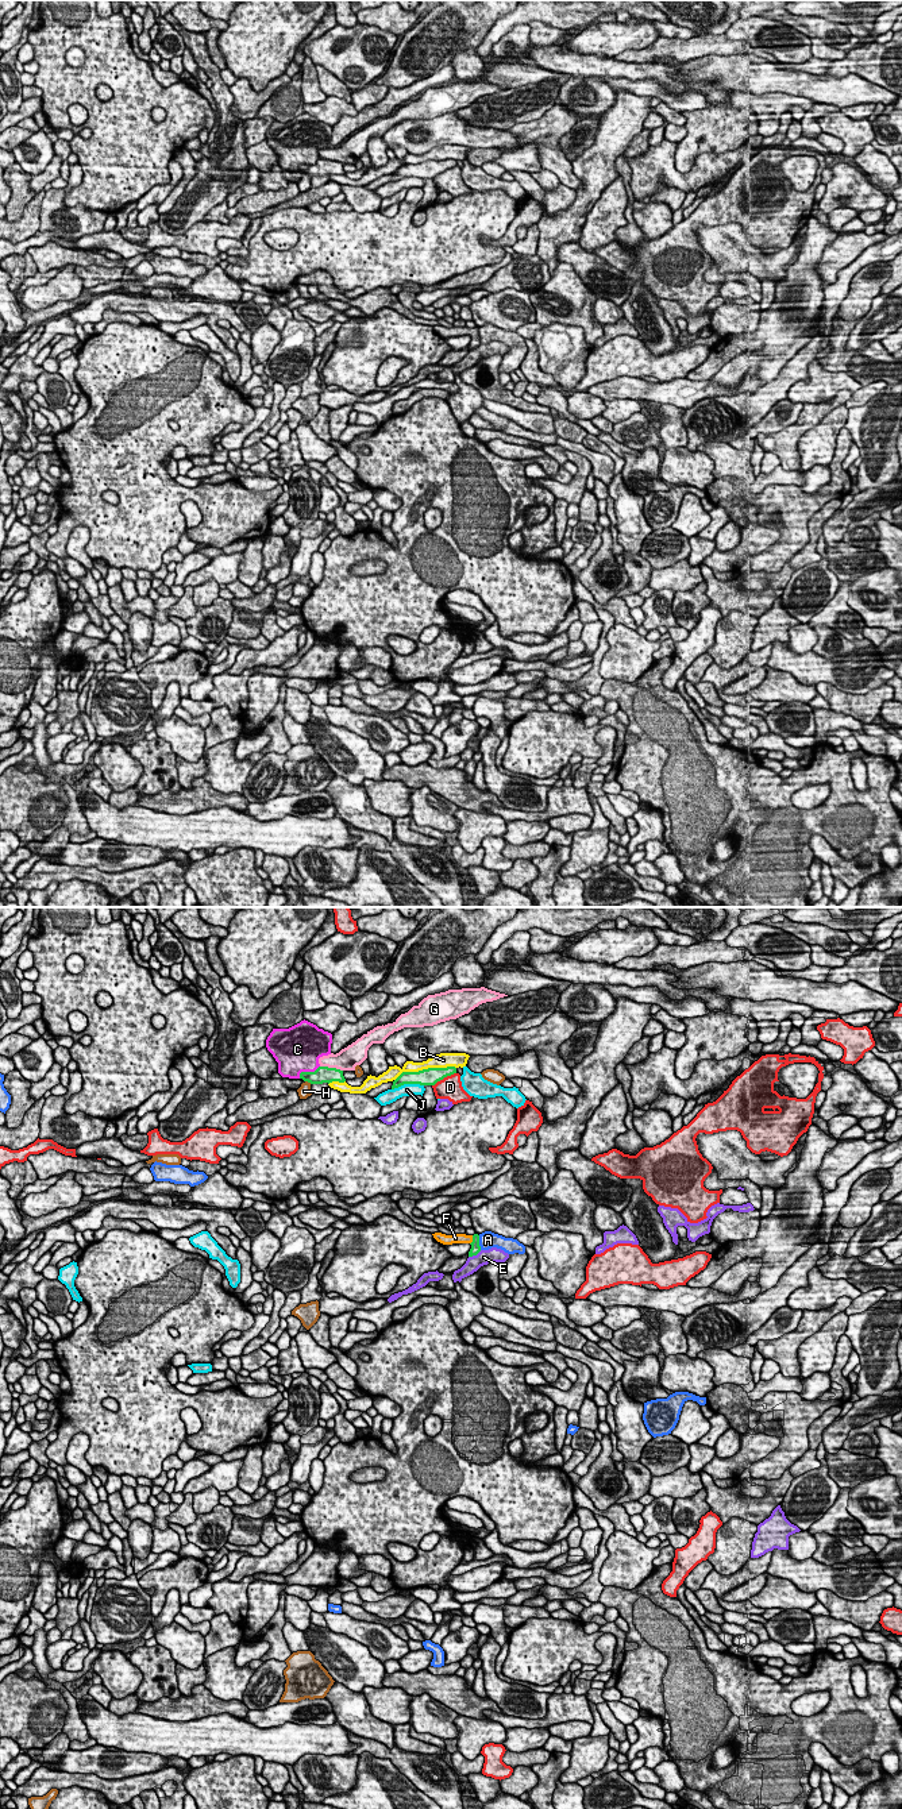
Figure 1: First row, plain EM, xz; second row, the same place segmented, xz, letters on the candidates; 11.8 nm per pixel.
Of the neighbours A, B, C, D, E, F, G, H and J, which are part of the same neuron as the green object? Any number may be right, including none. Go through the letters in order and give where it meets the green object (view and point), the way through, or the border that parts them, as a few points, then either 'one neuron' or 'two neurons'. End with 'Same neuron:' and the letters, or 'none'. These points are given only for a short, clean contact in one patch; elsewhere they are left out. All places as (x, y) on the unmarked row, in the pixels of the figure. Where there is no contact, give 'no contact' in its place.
A: contact xz (478, 335); two neurons
B: contact xz (424, 162); two neurons
C: contact xz (307, 165); two neurons
D: contact xz (443, 170); two neurons
E: contact xz (474, 347); two neurons
F: contact xz (473, 332); way xz (475, 340), (473, 332), (455, 331); one neuron
G: contact xz (331, 161); two neurons
H: contact xz (308, 174); two neurons
J: contact xz (407, 176); two neurons
Same neuron: F

